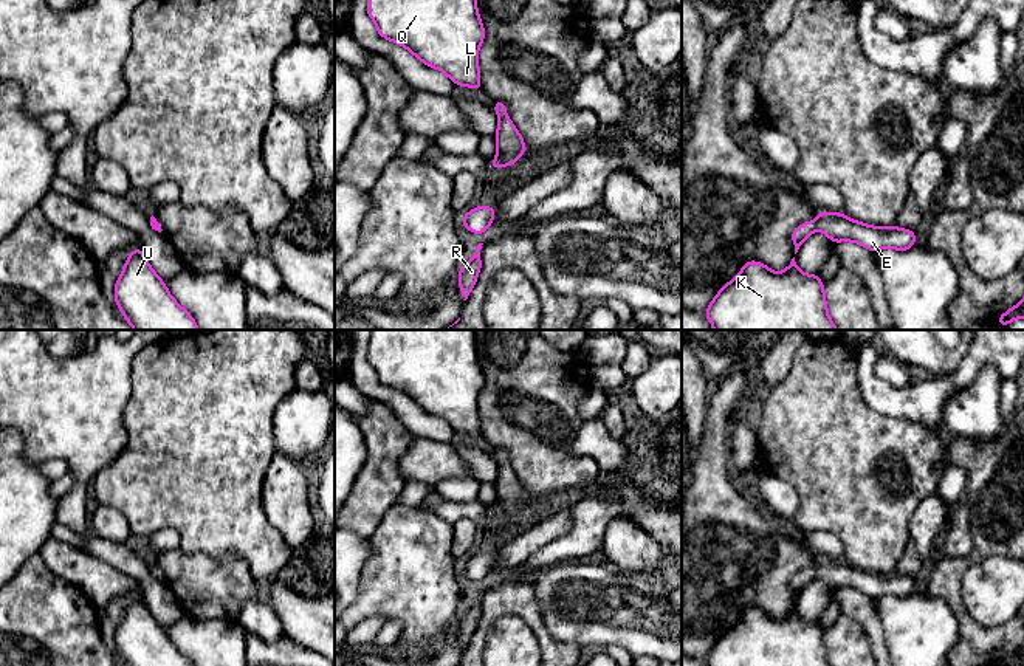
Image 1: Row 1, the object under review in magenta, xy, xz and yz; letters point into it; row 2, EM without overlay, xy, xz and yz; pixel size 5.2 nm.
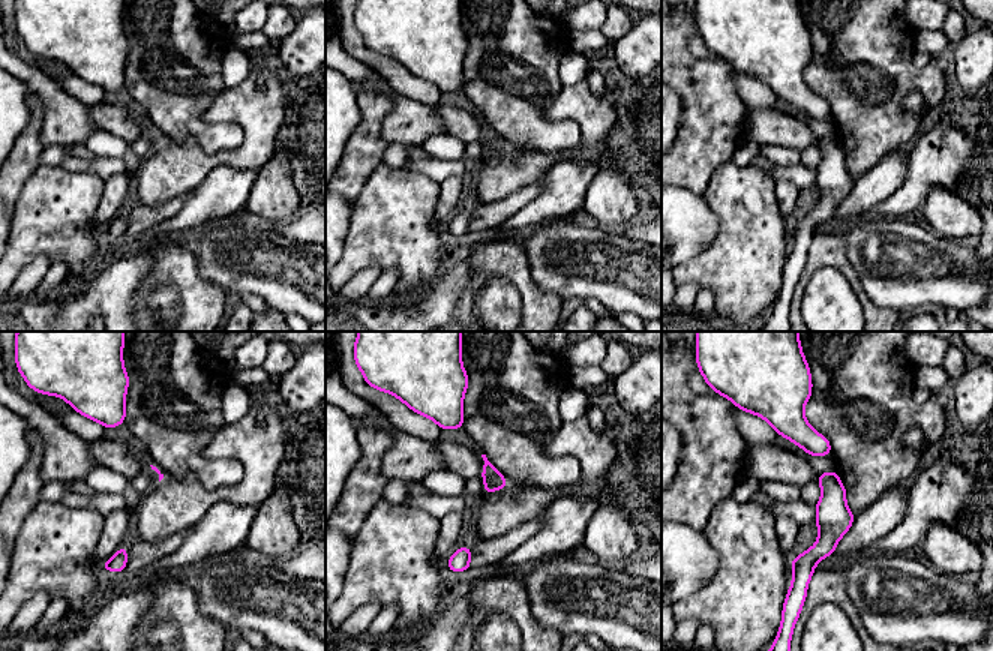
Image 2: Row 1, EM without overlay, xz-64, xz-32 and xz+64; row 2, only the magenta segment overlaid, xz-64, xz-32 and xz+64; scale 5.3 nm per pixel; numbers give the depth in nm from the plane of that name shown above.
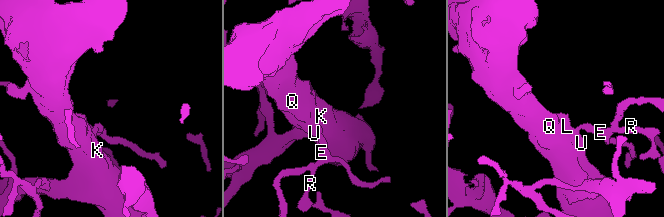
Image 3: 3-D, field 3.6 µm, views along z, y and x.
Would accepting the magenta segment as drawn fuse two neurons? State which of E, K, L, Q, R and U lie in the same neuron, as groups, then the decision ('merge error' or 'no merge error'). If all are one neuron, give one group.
groups E K L Q R U; no merge error

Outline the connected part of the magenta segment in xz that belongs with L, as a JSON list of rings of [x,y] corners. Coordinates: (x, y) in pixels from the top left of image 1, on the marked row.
[[[367,0],[367,14],[383,39],[442,70],[454,85],[483,90],[477,54],[485,28],[477,0]]]

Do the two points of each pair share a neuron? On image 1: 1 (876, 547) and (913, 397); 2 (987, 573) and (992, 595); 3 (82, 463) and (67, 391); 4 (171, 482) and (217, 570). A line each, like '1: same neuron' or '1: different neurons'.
1: different neurons
2: same neuron
3: same neuron
4: different neurons

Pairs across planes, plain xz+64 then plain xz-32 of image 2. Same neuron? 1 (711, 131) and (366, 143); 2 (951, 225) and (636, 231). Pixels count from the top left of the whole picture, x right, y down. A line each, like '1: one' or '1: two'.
1: one
2: two

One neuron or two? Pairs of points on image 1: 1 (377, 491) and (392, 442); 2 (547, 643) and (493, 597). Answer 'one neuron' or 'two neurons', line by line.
1: one neuron
2: one neuron

